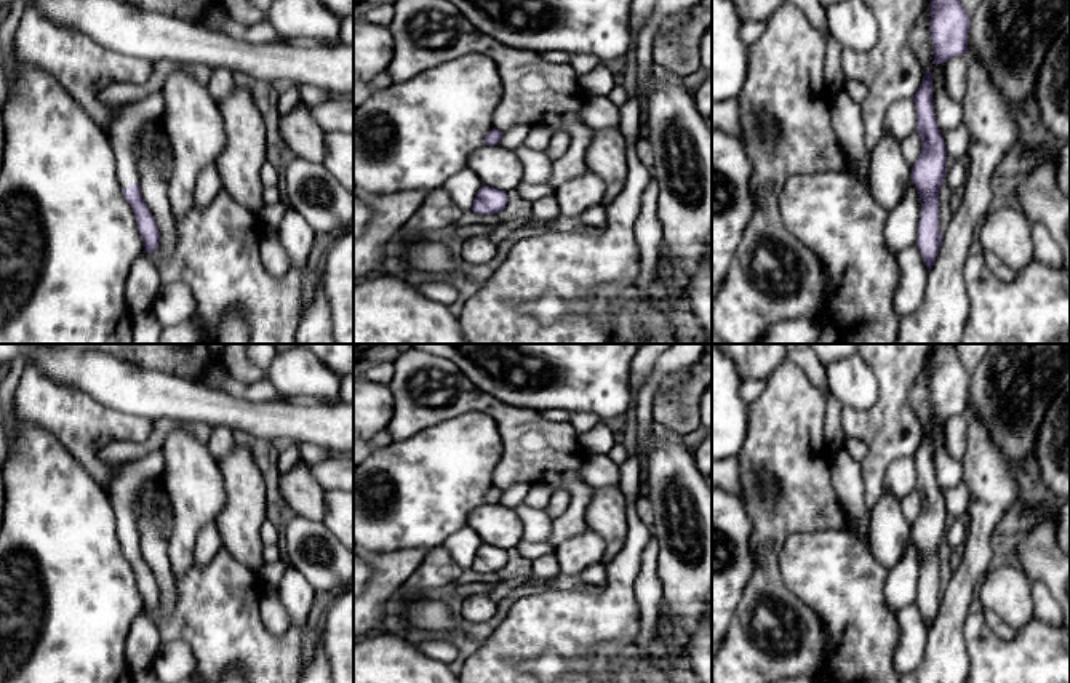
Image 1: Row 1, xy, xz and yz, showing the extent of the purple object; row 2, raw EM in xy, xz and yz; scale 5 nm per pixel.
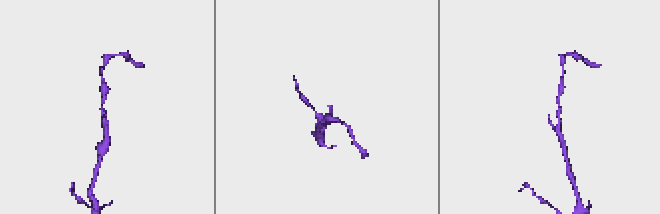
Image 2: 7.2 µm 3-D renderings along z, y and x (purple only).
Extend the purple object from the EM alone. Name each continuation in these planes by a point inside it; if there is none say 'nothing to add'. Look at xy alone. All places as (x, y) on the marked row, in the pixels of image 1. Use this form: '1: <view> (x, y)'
1: xy (130, 117)

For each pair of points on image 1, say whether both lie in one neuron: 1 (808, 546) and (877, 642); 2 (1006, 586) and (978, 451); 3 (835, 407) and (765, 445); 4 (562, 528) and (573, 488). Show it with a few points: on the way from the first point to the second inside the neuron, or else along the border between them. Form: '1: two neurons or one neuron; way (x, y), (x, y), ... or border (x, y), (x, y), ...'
1: one neuron; way (827, 570), (846, 589), (856, 618)
2: two neurons; border (990, 567), (976, 591)
3: two neurons; border (808, 378), (826, 397), (826, 450)
4: one neuron; way (571, 519), (576, 514), (576, 498)

